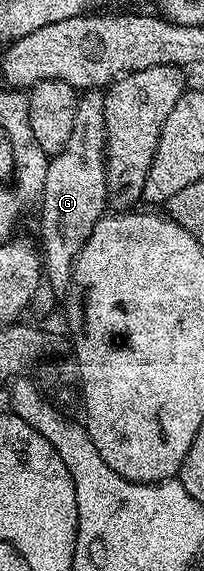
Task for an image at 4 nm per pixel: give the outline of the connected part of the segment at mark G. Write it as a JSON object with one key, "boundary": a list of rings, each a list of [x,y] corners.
{"boundary":[[[87,91],[80,96],[73,135],[69,135],[69,143],[65,143],[63,150],[50,158],[44,202],[37,206],[39,233],[43,236],[41,252],[45,281],[56,291],[66,291],[70,287],[77,255],[109,205],[103,99],[104,94],[99,91]]]}

